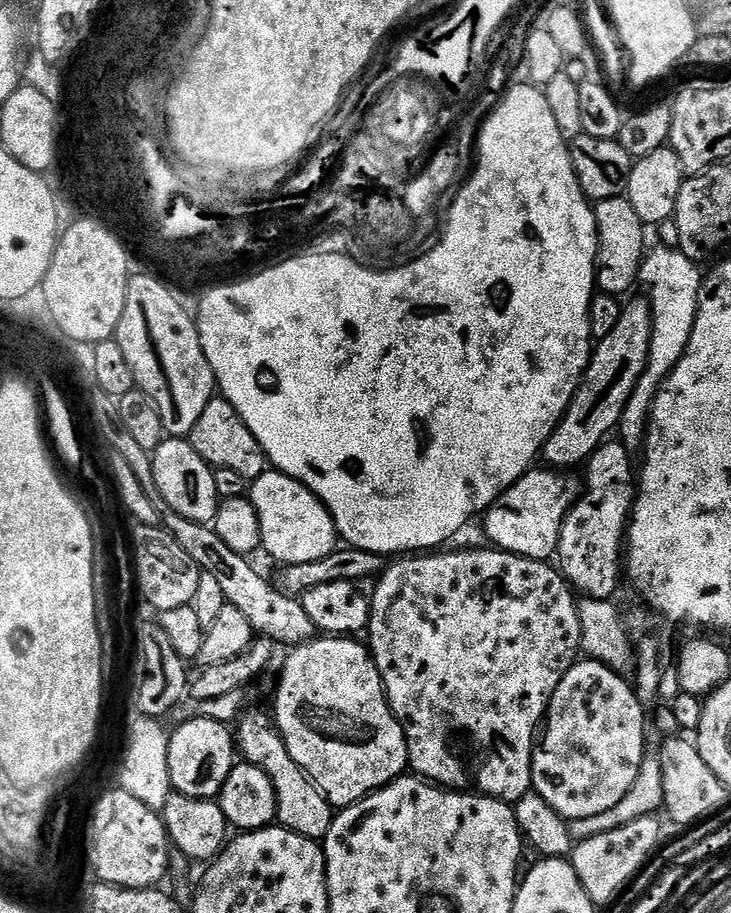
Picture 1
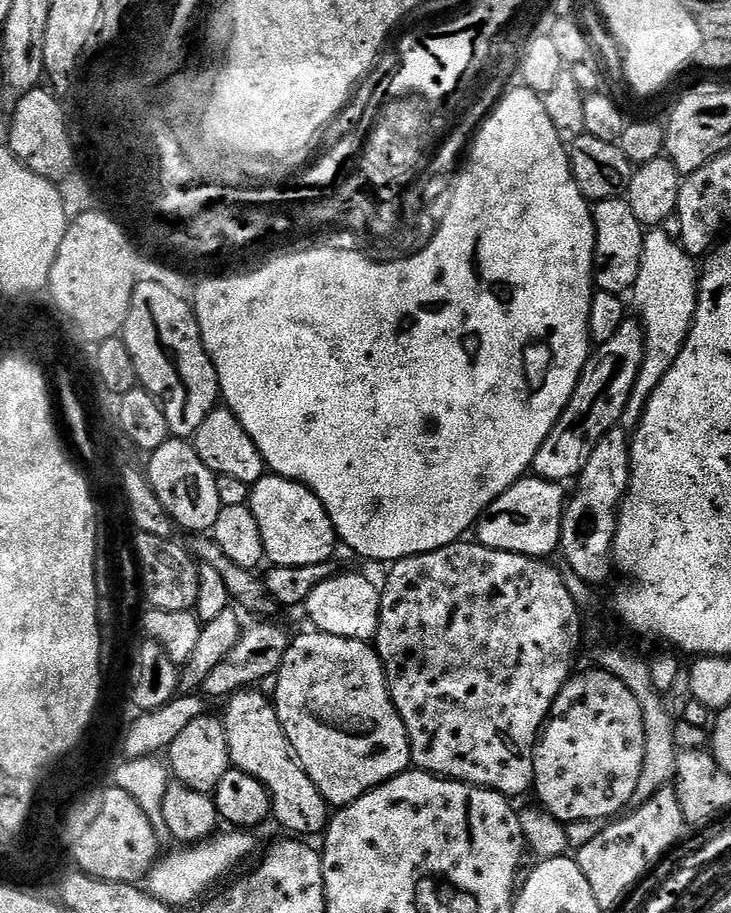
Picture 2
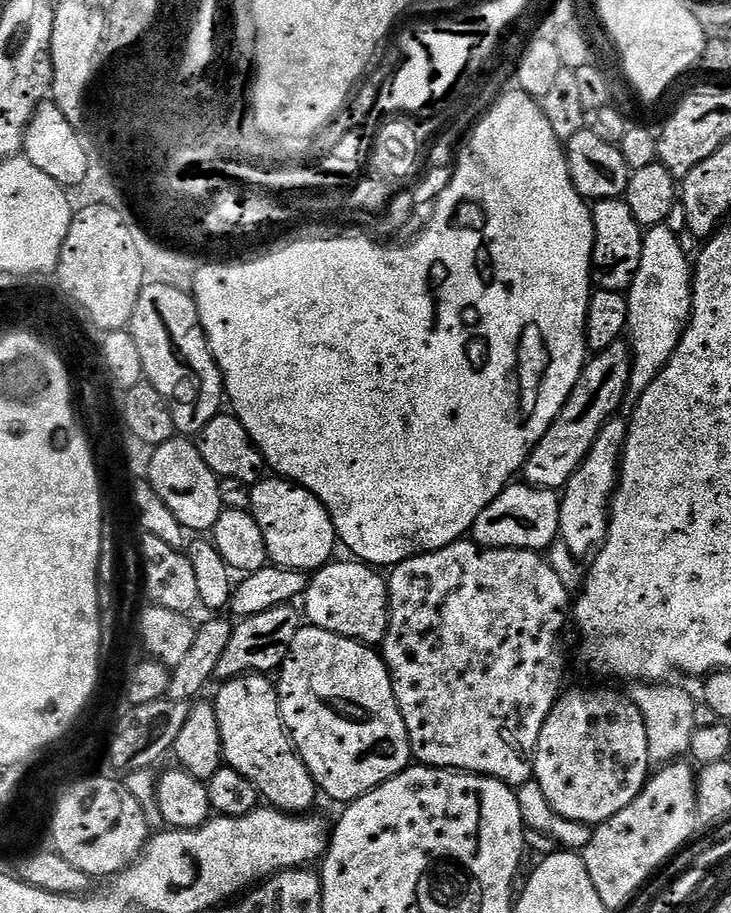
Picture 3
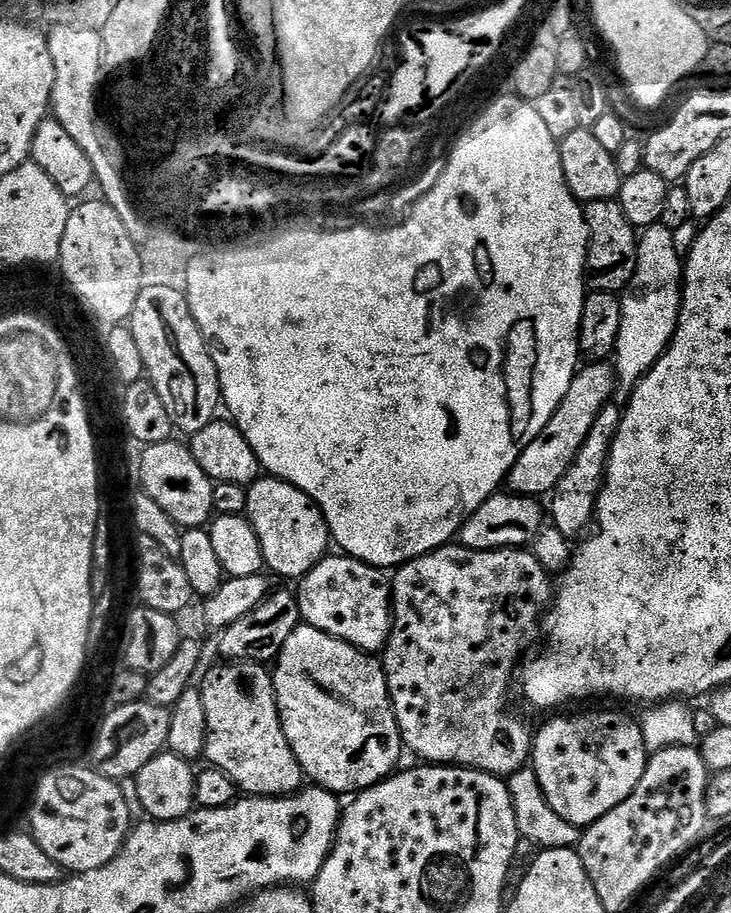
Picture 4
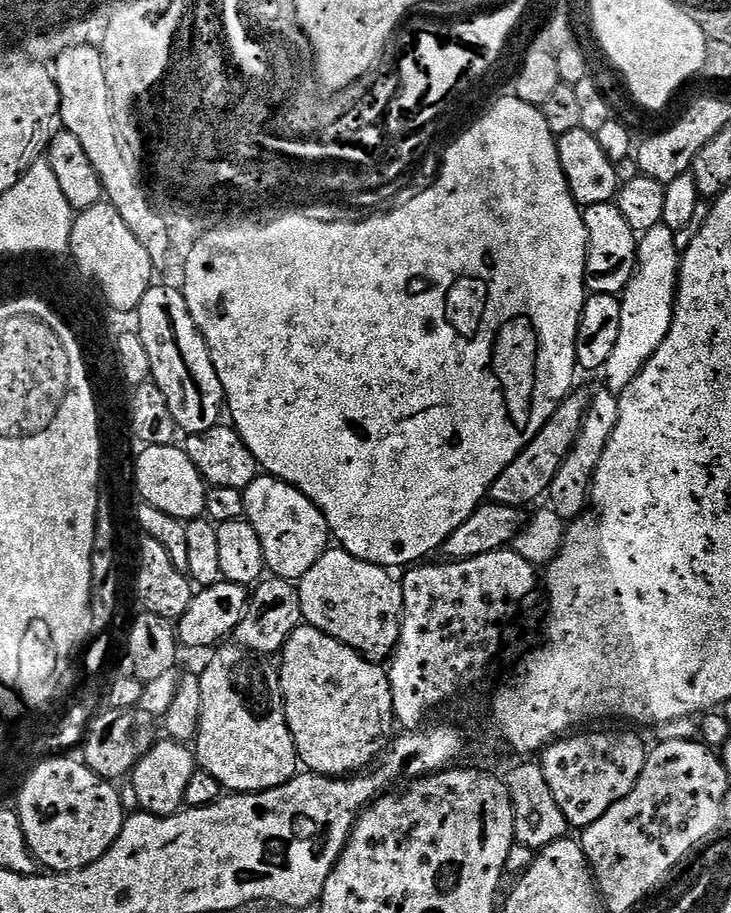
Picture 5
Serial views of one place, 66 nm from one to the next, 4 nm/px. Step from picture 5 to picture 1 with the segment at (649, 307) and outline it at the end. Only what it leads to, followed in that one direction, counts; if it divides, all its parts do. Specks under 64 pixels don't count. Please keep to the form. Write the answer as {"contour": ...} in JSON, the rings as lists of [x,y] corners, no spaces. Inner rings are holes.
{"contour":[[[677,251],[674,256],[664,254],[647,257],[642,267],[639,283],[646,286],[650,292],[648,301],[652,308],[652,338],[651,354],[648,360],[648,399],[656,399],[656,393],[664,383],[665,378],[676,368],[677,362],[683,358],[689,346],[700,308],[700,297],[703,295],[703,271],[701,267],[689,260],[686,255]]]}

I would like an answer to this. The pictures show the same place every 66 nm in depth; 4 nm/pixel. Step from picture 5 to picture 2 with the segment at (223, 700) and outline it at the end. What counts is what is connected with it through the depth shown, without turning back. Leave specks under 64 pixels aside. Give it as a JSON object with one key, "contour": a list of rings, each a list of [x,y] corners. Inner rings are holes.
{"contour":[[[260,690],[235,693],[227,701],[228,709],[222,713],[231,767],[242,769],[268,787],[272,794],[274,820],[288,831],[285,833],[319,837],[330,823],[330,805],[296,757],[276,713],[275,703],[256,691]]]}

